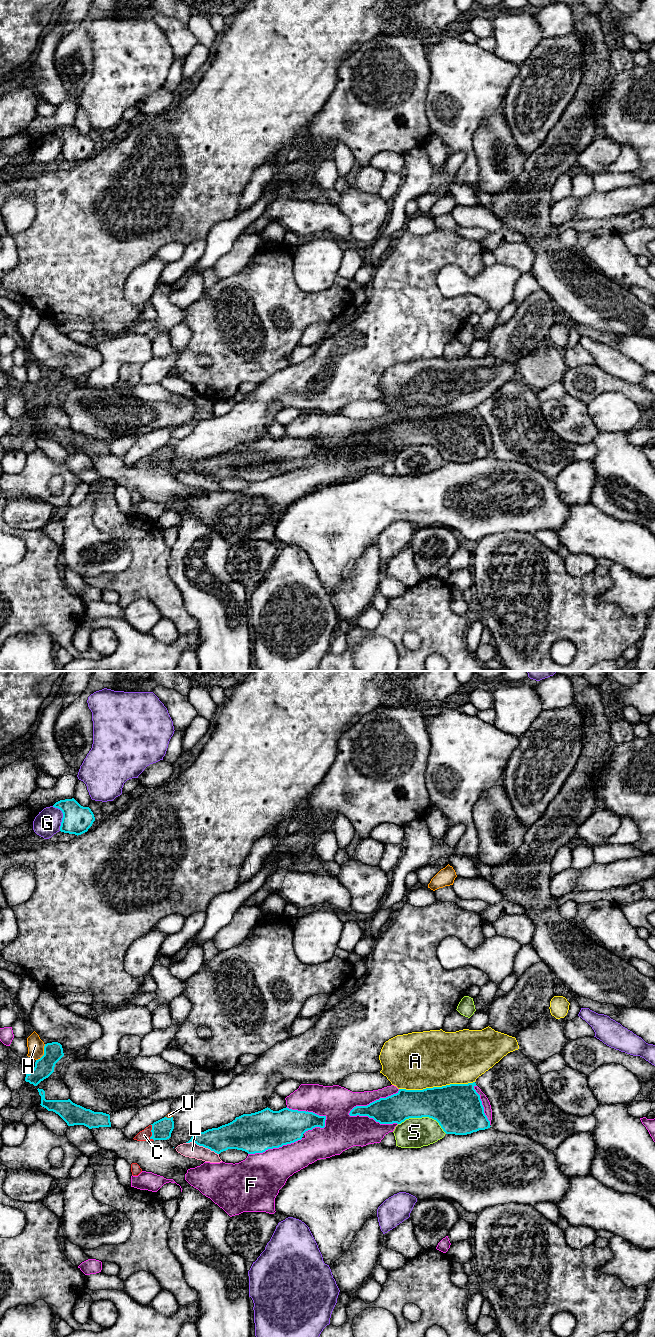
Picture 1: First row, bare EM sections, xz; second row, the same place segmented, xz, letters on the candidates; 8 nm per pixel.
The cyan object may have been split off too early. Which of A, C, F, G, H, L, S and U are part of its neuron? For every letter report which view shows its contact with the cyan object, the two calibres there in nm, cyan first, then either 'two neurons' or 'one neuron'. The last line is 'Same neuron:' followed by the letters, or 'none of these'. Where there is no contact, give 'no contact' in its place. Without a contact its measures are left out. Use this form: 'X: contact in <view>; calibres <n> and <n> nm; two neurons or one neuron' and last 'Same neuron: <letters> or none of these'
A: contact in xz; calibres 400 and 460 nm; two neurons
C: contact in xz; calibres 160 and 90 nm; two neurons
F: contact in xz; calibres 240 and 220 nm; two neurons
G: contact in xz; calibres 220 and 200 nm; two neurons
H: contact in xz; calibres 160 and 130 nm; two neurons
L: contact in xz; calibres 200 and 120 nm; two neurons
S: contact in xz; calibres 360 and 240 nm; two neurons
U: contact in xz; calibres 160 and 50 nm; two neurons
Same neuron: none of these

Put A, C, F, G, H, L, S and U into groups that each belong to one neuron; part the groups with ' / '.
A / C L U / F / G / H / S

